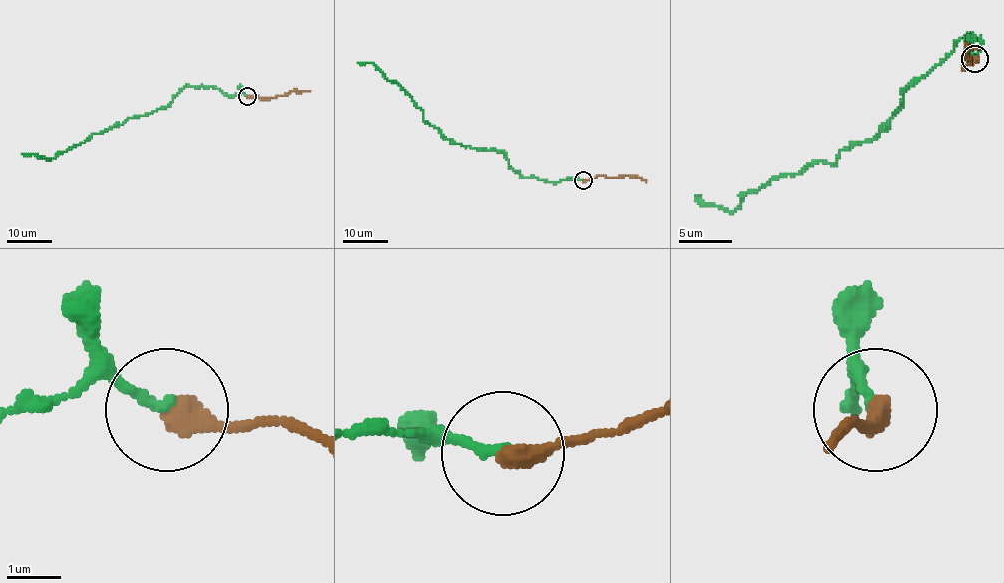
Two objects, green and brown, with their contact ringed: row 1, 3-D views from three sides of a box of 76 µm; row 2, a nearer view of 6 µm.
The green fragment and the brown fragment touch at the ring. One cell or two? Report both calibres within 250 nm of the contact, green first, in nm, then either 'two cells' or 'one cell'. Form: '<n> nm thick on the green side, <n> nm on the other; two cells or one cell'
160 nm thick on the green side, 420 nm on the other; one cell

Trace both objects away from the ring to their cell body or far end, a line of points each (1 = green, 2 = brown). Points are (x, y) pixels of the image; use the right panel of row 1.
1: (975, 57), (981, 41), (970, 35), (909, 86), (877, 137), (834, 163), (773, 177), (727, 211), (698, 198)
2: (975, 59), (965, 67), (970, 62), (965, 46), (978, 49)

